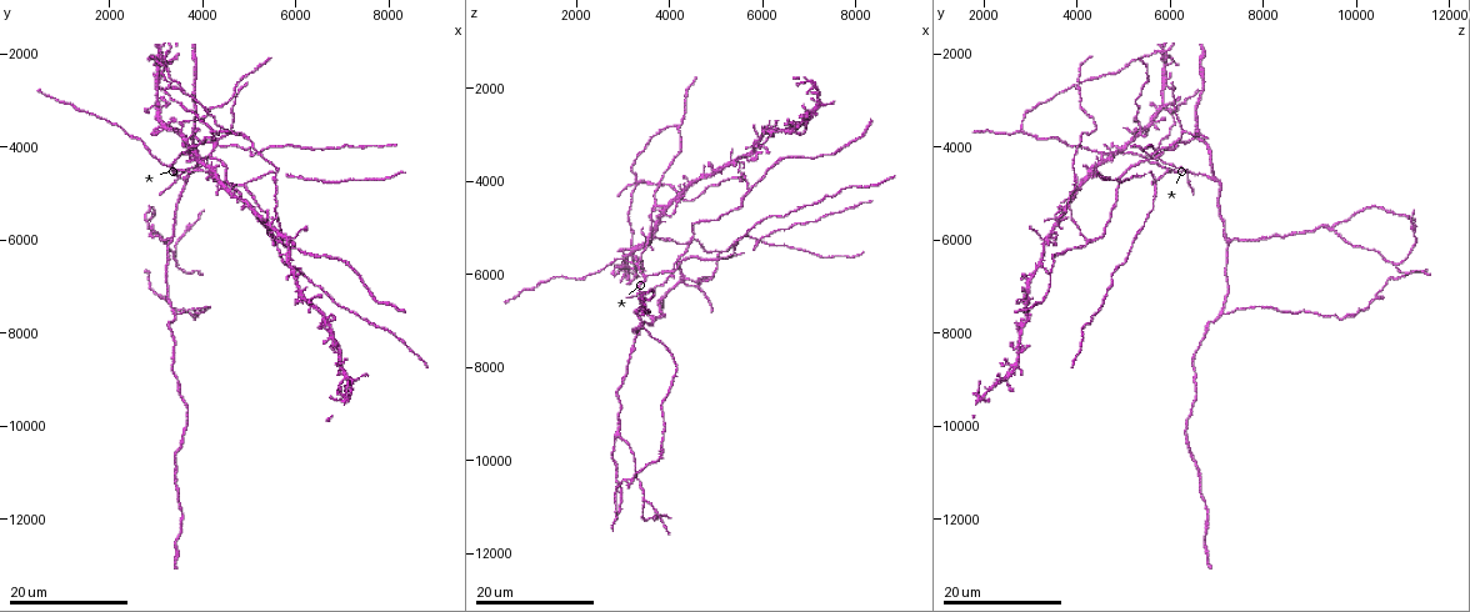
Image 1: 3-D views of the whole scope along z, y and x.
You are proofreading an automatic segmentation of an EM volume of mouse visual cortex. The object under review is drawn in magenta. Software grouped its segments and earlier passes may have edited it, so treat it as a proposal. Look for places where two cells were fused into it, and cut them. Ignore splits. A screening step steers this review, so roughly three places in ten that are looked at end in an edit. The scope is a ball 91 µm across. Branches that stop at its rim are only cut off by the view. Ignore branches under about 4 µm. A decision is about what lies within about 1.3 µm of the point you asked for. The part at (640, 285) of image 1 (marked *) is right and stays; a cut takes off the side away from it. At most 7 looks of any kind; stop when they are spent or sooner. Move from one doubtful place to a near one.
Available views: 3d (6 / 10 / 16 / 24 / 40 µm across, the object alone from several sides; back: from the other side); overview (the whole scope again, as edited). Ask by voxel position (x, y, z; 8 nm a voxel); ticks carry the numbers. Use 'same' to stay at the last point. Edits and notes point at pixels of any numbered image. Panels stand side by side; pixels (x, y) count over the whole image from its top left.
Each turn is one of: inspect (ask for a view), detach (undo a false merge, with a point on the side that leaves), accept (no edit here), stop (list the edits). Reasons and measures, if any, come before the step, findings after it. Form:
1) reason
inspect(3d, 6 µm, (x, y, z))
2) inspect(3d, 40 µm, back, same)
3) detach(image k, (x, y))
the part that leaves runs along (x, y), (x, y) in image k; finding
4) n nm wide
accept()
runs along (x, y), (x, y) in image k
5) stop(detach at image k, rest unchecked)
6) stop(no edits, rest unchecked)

inspect(3d, 24 µm, (4950, 4750, 5700))

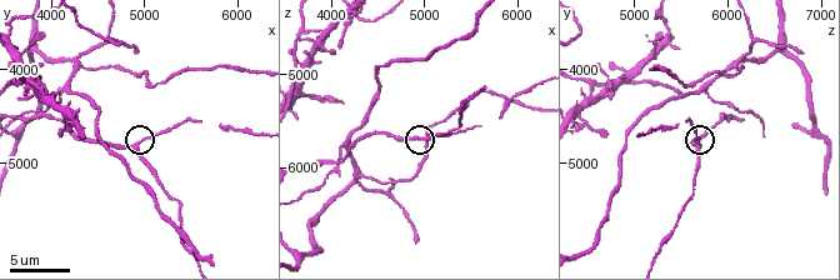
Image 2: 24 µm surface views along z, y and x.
inspect(3d, 10 µm, (4900, 4850, 5650))

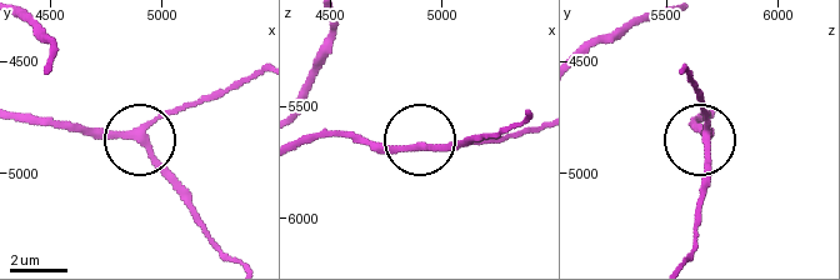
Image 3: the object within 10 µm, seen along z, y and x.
inspect(3d, 10 µm, back, (4910, 4810, 5690))

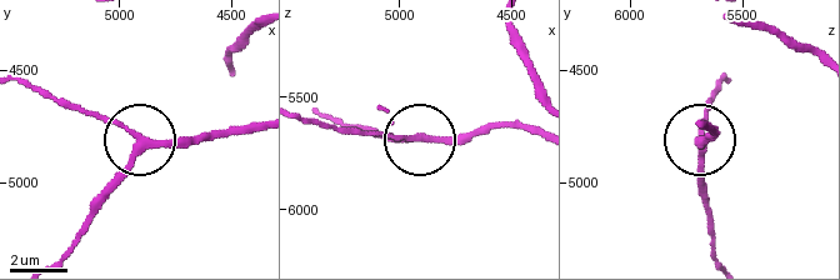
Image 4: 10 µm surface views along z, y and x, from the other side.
side arm 33 µm
accept()
runs along (256, 124), (143, 139), (80, 105) in image 4; all the same cell

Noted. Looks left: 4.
three-way junction
inspect(3d, 16 µm, (5650, 6000, 4200))

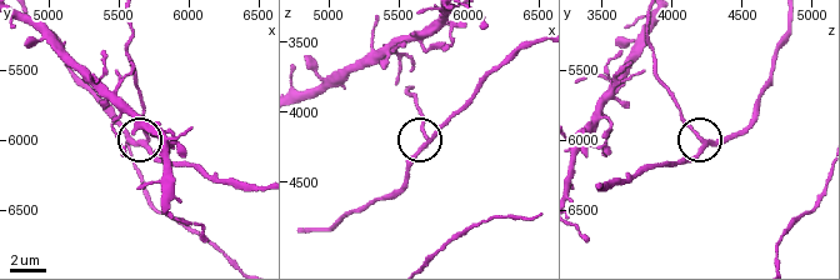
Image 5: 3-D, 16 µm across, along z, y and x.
closer look
inspect(3d, 10 µm, (5680, 6040, 4240))

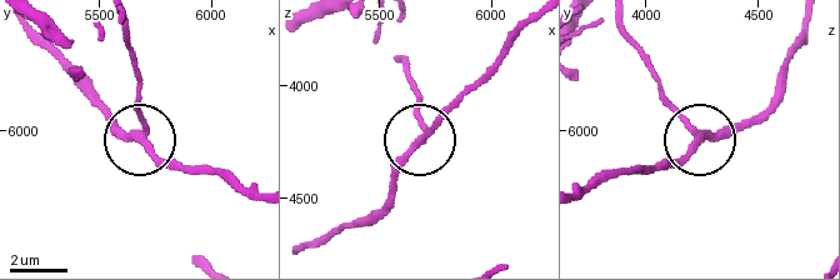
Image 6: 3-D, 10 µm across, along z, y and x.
accept()
runs along (24, 28), (131, 138), (141, 121), (136, 74) in image 6; one cell here

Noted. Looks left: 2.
four arms meet
inspect(3d, 24 µm, (3500, 3650, 5350))

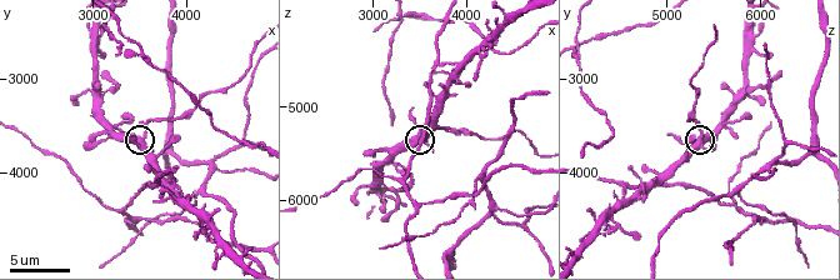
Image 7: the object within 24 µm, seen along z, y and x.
zoom in
inspect(3d, 6 µm, (3500, 3600, 5350))

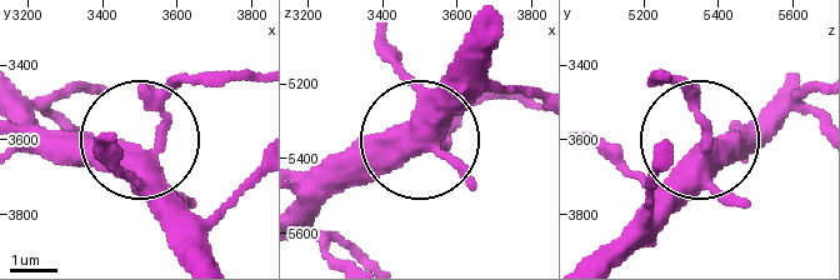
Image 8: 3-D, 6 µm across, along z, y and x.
4 arms
detach(image 8, (216, 79))
the part that leaves runs along (164, 96), (195, 76), (255, 76) in image 8; two cells meet here

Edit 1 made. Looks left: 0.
stop(detach at image 8, rest unchecked)

